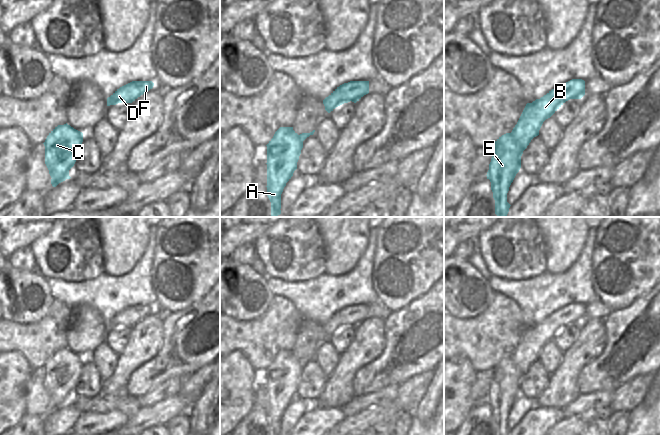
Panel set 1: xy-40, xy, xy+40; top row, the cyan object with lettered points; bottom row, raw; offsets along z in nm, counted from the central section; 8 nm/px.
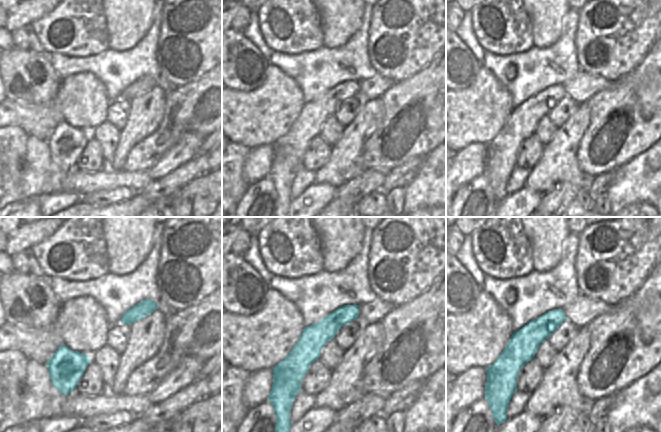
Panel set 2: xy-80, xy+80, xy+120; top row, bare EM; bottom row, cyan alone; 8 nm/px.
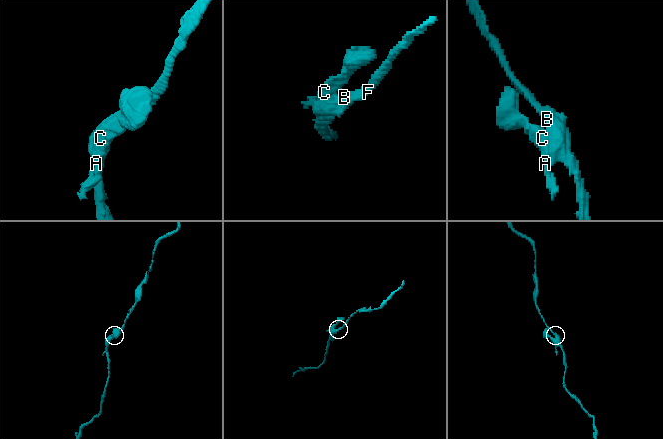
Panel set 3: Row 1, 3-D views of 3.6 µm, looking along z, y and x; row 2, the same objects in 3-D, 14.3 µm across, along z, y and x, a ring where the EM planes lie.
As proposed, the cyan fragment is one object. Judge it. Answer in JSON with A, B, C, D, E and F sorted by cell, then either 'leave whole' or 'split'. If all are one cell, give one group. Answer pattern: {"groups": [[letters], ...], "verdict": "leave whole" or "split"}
{"groups": [["A", "B", "D", "F"], ["C", "E"]], "verdict": "split"}

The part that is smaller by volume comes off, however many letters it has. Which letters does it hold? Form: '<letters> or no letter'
C, E

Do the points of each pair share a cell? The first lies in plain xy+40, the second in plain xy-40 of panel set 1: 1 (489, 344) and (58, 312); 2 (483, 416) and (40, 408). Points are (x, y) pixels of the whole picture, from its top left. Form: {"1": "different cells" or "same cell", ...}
{"1": "same cell", "2": "different cells"}

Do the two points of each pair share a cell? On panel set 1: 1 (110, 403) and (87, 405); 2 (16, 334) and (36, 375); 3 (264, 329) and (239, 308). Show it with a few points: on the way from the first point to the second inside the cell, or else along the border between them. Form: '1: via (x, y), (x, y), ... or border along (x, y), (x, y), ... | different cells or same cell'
1: via (104, 404), (93, 404) | same cell
2: border along (42, 366), (31, 369) | different cells
3: border along (270, 303), (255, 318), (236, 320), (230, 317) | different cells

